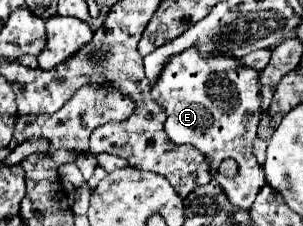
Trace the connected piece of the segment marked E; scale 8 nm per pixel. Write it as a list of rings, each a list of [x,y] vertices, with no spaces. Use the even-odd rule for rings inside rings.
[[[189,48],[165,64],[159,84],[153,86],[151,94],[167,112],[165,132],[169,138],[175,144],[191,144],[201,150],[211,164],[213,178],[223,186],[231,204],[249,210],[257,192],[265,186],[263,168],[253,156],[253,140],[261,116],[259,72],[239,68],[237,58],[201,58],[195,48]],[[225,158],[237,162],[237,176],[227,178],[217,172]]]

